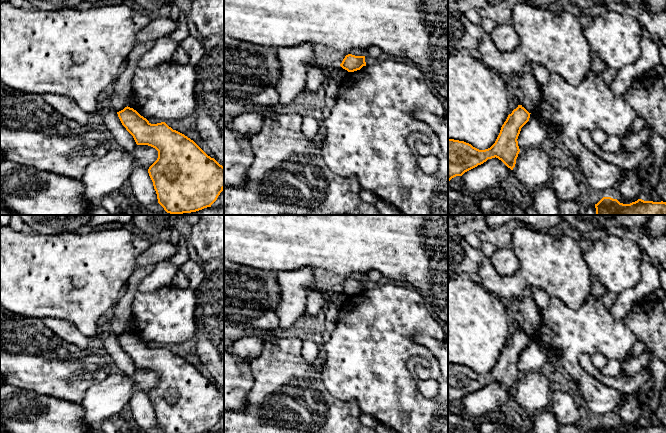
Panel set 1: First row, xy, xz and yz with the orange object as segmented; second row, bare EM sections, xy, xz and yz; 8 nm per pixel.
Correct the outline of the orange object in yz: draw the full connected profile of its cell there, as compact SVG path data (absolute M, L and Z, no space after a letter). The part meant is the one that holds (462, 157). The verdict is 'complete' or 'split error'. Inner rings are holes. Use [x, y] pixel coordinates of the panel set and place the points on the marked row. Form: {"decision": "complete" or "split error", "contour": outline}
{"decision": "complete", "contour": "M518 105L508 115L495 143L485 150L464 141L448 139L448 182L495 157L513 170L520 152L517 139L530 114L522 105Z"}

